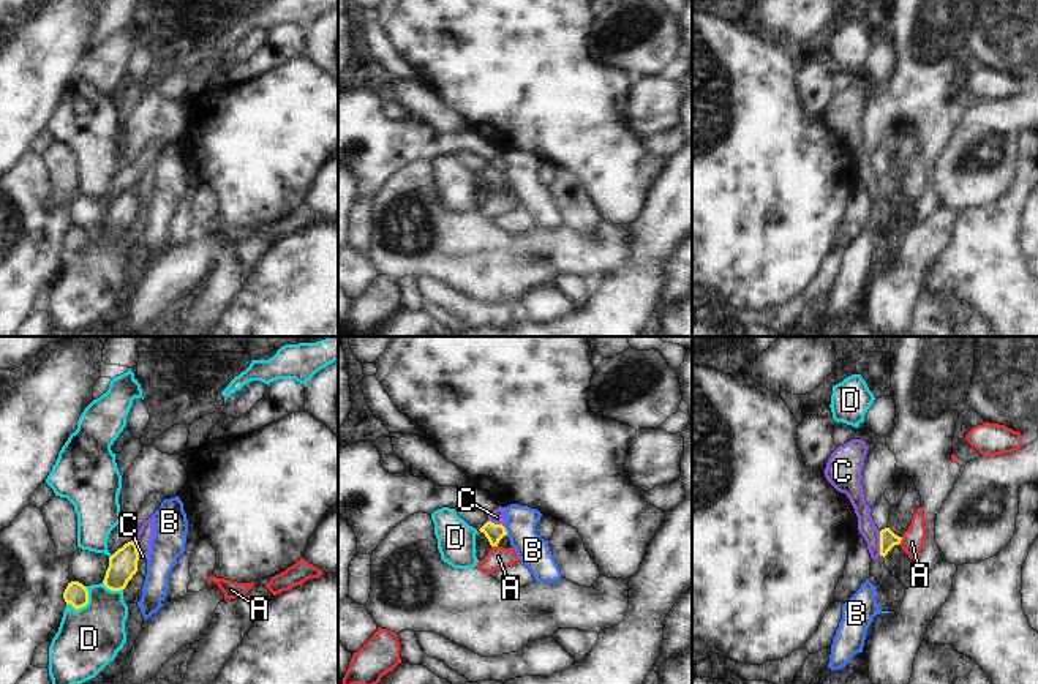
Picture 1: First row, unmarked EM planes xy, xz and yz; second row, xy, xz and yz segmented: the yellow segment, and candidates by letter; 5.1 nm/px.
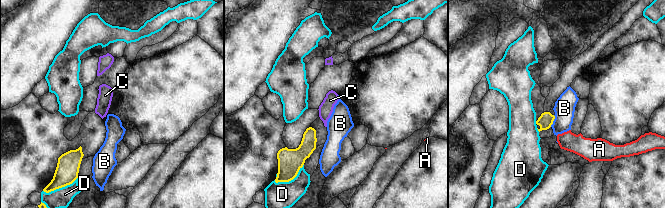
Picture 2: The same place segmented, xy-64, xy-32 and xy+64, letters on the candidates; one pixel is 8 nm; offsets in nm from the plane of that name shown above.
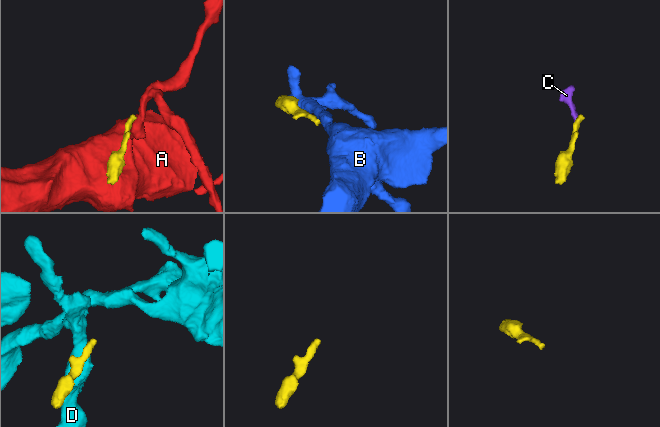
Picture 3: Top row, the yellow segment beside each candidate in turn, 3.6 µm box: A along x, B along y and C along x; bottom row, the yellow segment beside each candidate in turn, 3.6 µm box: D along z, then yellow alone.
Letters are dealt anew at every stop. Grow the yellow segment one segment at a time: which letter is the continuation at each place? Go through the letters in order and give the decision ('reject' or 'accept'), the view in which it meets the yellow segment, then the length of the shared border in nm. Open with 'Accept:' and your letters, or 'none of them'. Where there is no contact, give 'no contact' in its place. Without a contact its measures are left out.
Accept: none of them
A: reject | yz | 50 nm
B: reject | xz | 50 nm
C: reject | yz | 130 nm
D: reject | xy | 140 nm

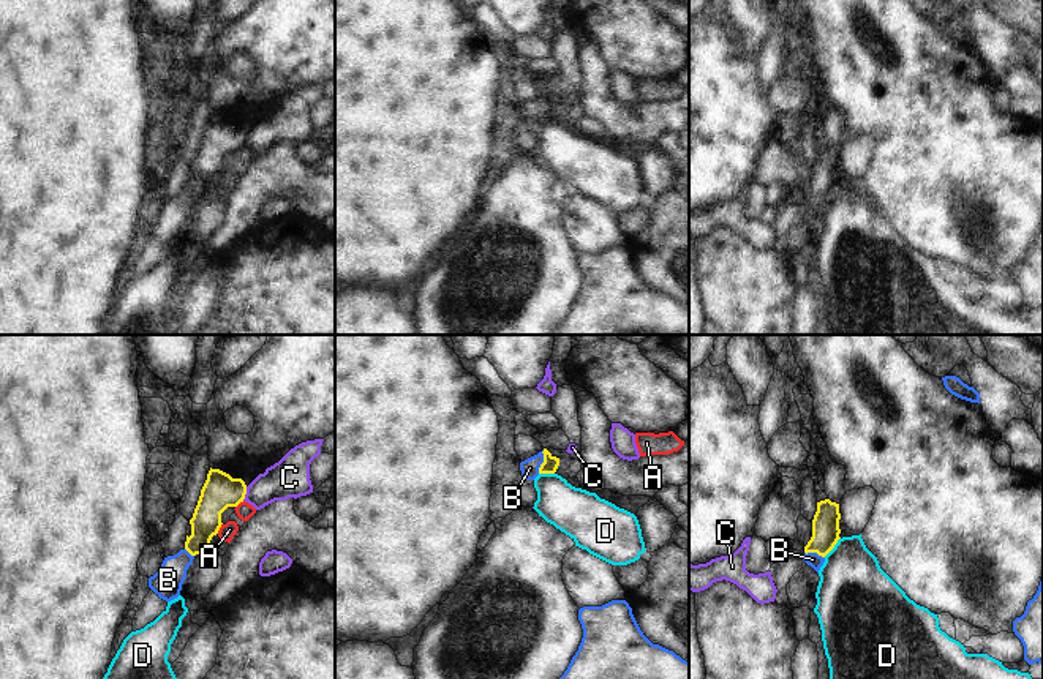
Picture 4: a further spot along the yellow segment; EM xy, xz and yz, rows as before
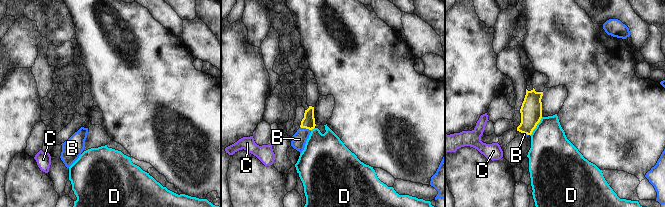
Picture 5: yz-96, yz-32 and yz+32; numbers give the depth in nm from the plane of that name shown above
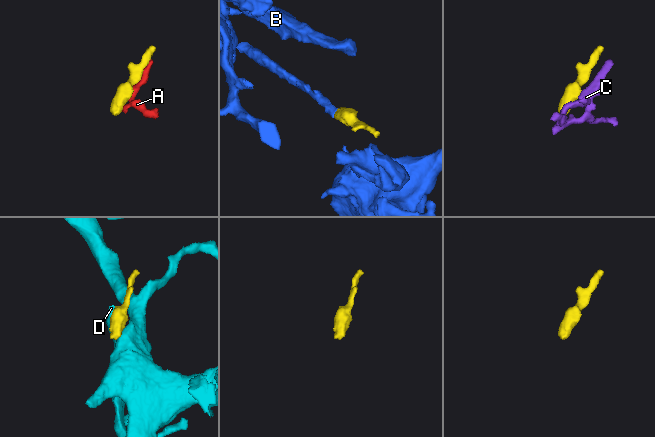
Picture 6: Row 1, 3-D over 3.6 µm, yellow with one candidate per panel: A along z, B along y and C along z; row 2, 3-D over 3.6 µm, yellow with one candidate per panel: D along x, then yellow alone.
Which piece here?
Accept: B
A: reject | xy | 60 nm
B: accept | xz | 120 nm
C: reject | xy | 80 nm
D: reject | yz | 130 nm

